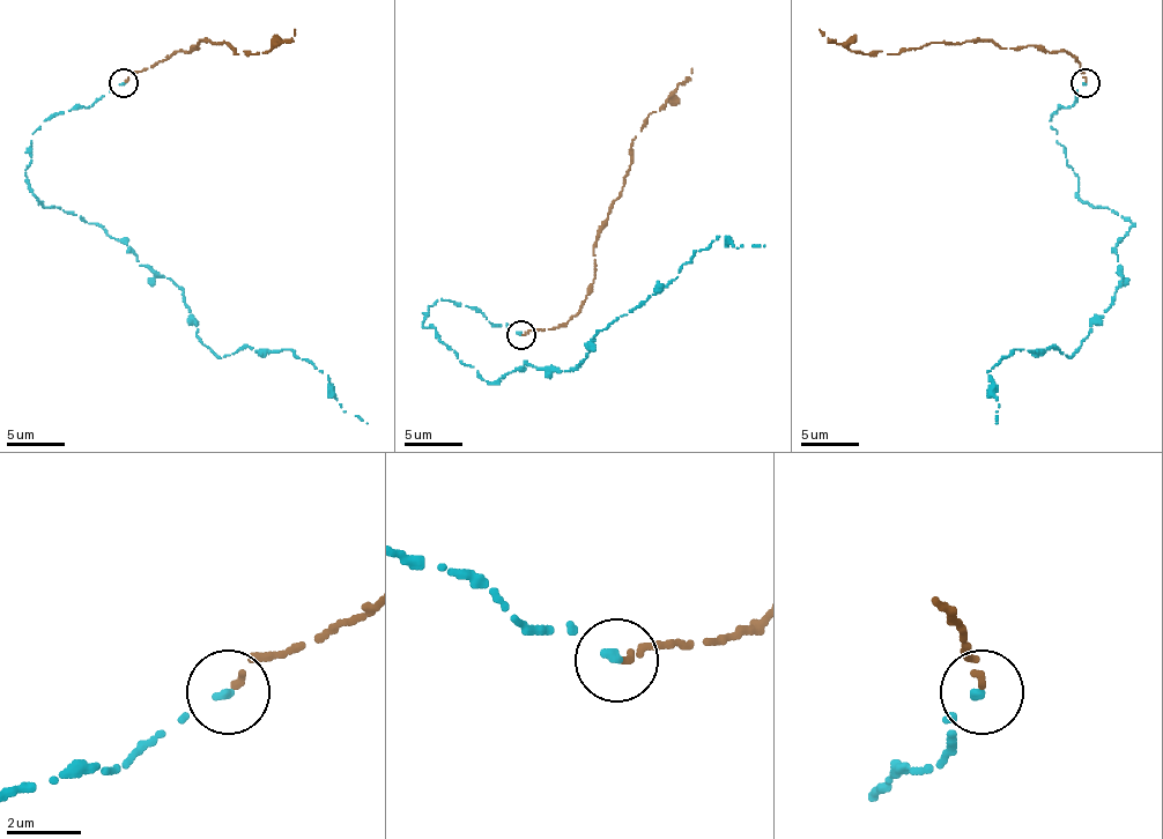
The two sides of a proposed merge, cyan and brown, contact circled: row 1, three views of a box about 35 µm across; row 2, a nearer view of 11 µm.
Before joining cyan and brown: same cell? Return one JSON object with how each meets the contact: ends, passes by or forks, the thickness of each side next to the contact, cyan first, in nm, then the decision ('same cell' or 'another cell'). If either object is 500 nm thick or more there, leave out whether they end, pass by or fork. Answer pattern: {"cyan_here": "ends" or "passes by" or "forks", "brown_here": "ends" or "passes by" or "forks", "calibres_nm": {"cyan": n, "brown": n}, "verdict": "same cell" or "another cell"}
{"cyan_here": "ends", "brown_here": "ends", "calibres_nm": {"cyan": 190, "brown": 150}, "verdict": "another cell"}

